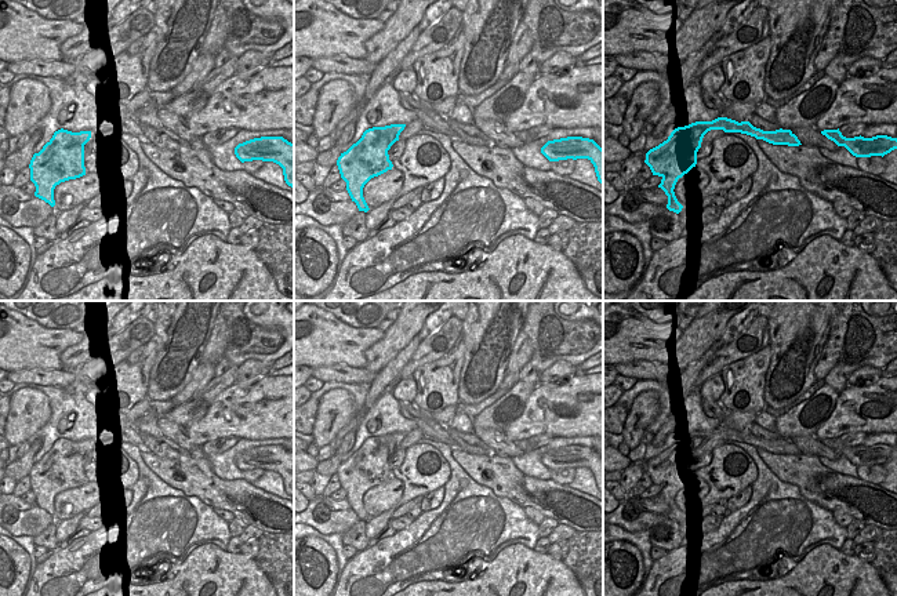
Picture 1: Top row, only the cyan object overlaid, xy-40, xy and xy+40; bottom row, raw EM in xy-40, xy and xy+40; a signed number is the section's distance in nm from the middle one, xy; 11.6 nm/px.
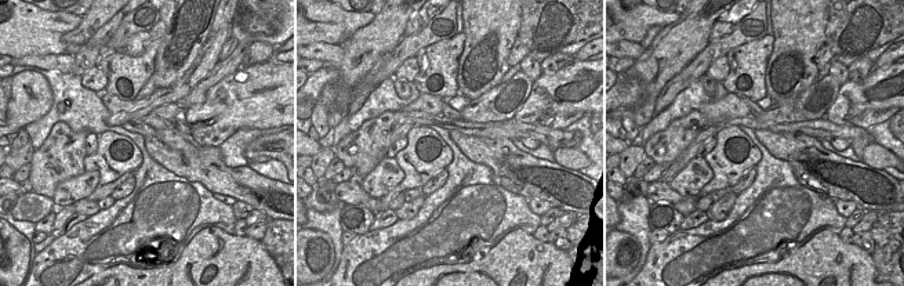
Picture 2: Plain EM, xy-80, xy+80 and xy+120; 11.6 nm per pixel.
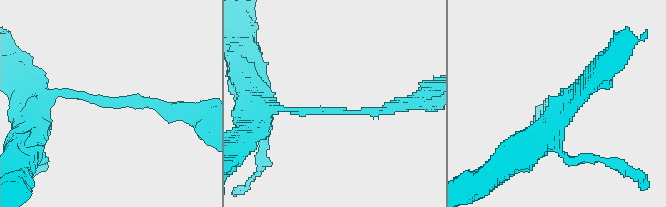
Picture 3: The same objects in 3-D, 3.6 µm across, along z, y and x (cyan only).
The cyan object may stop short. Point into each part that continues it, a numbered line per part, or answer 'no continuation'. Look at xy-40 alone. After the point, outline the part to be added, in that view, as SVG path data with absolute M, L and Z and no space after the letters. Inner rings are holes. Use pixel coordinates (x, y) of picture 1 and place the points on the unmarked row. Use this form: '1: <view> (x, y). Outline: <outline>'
no continuation

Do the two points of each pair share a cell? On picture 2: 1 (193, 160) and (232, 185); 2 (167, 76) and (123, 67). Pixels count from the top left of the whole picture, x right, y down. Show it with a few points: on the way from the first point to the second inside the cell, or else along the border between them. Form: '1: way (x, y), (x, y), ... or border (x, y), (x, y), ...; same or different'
1: way (203, 165), (222, 180); same
2: border (162, 42), (152, 73); different

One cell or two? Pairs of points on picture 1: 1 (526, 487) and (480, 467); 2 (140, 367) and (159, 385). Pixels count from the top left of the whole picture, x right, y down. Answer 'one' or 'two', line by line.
1: one
2: two

